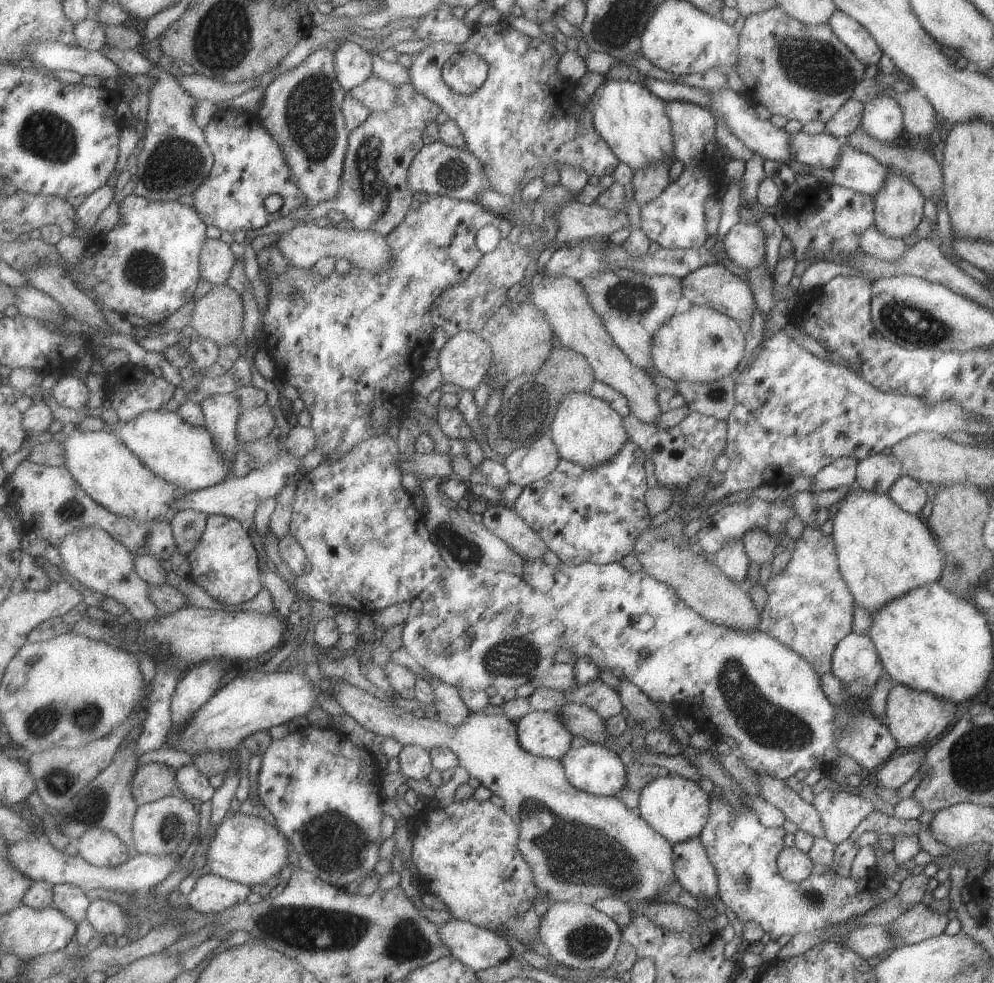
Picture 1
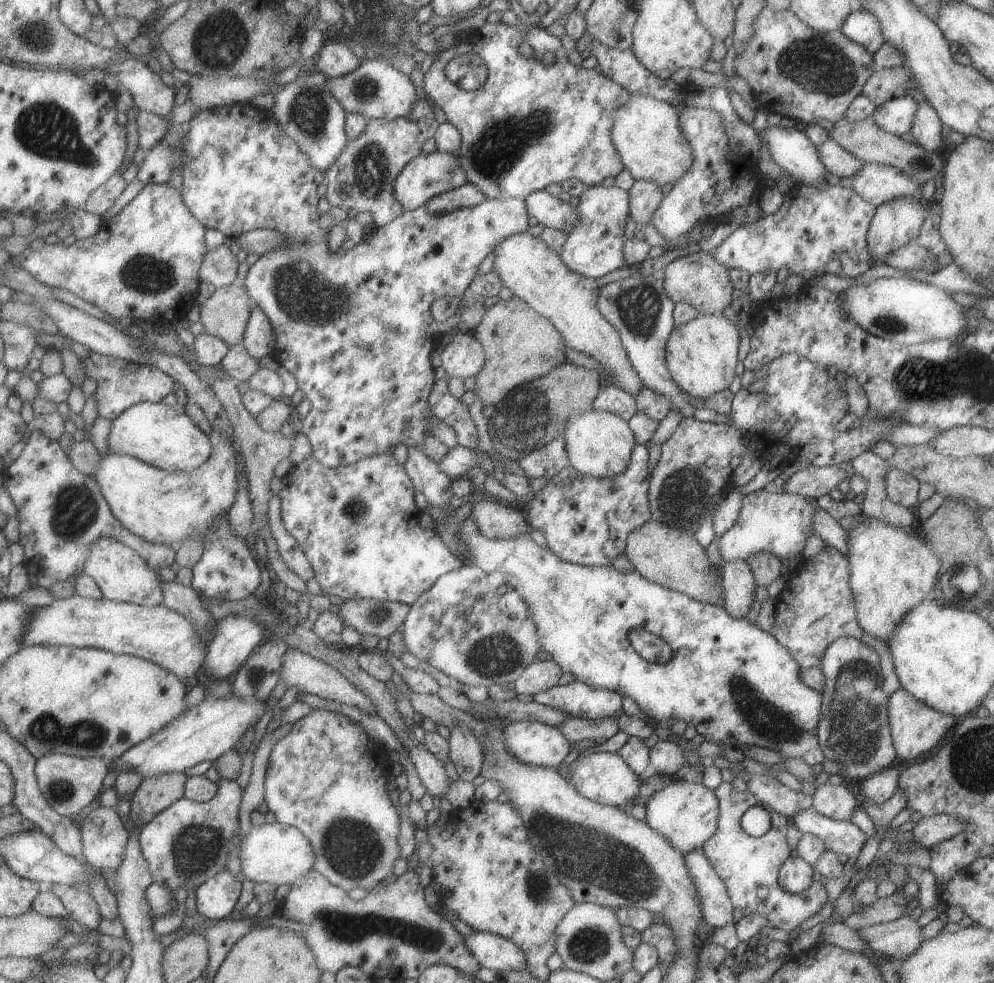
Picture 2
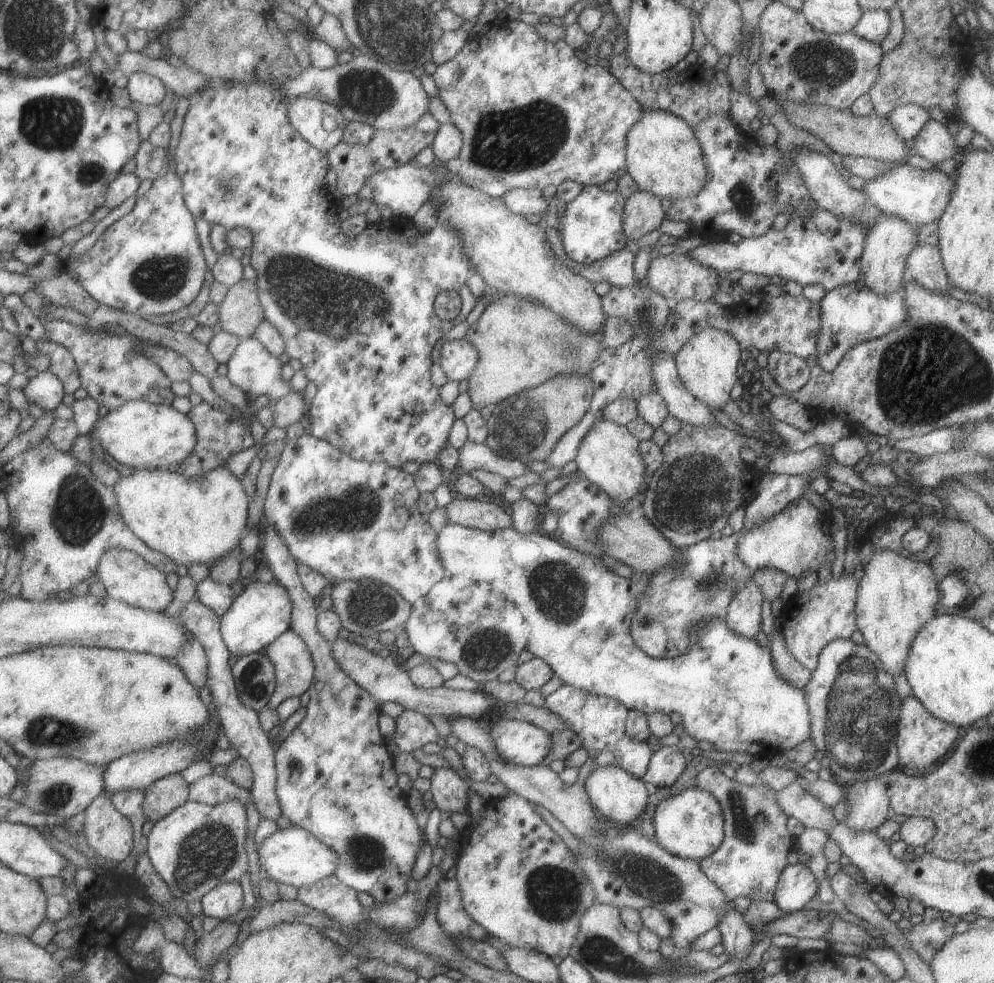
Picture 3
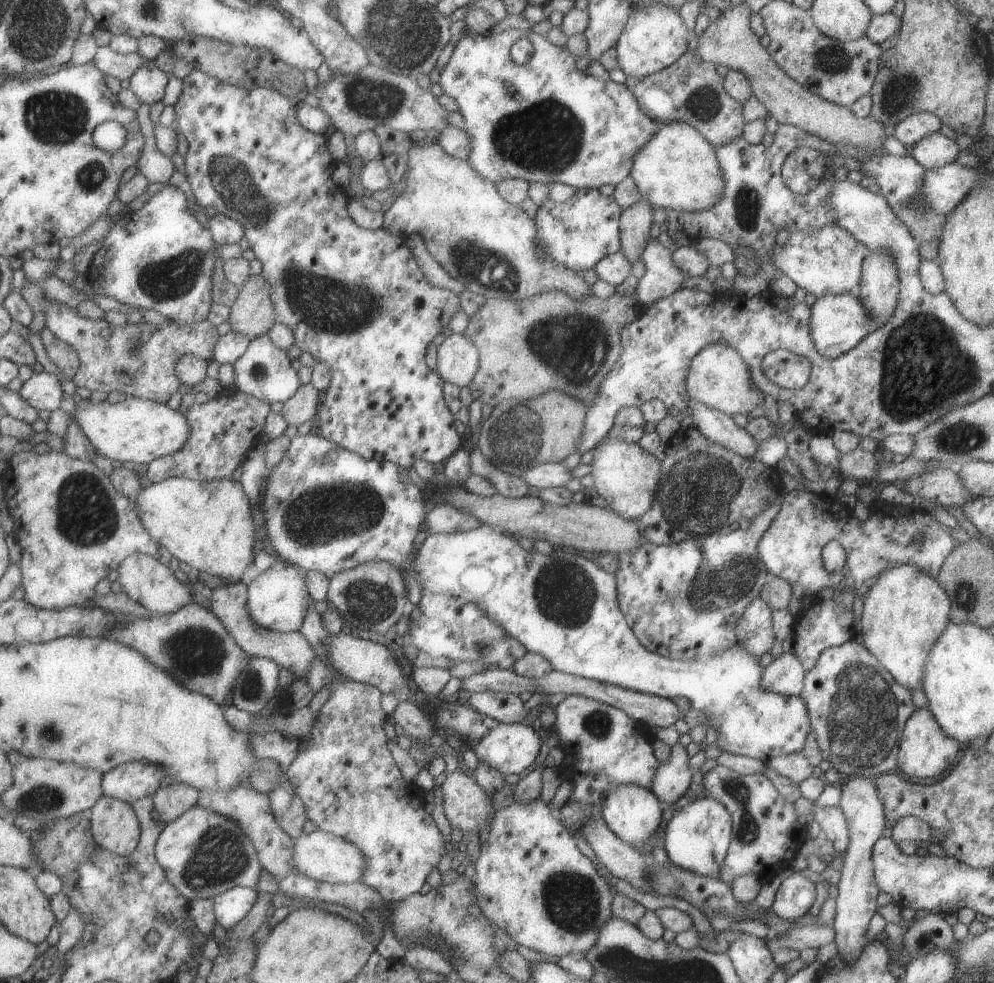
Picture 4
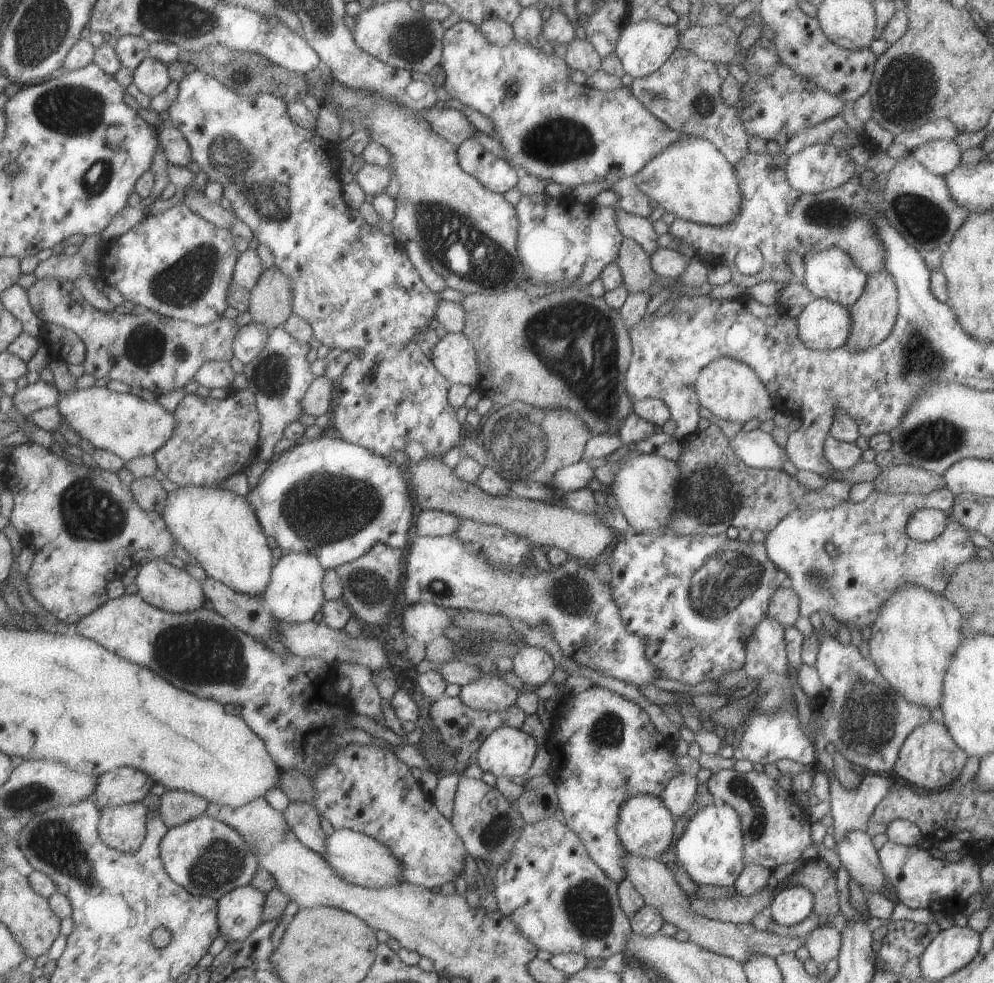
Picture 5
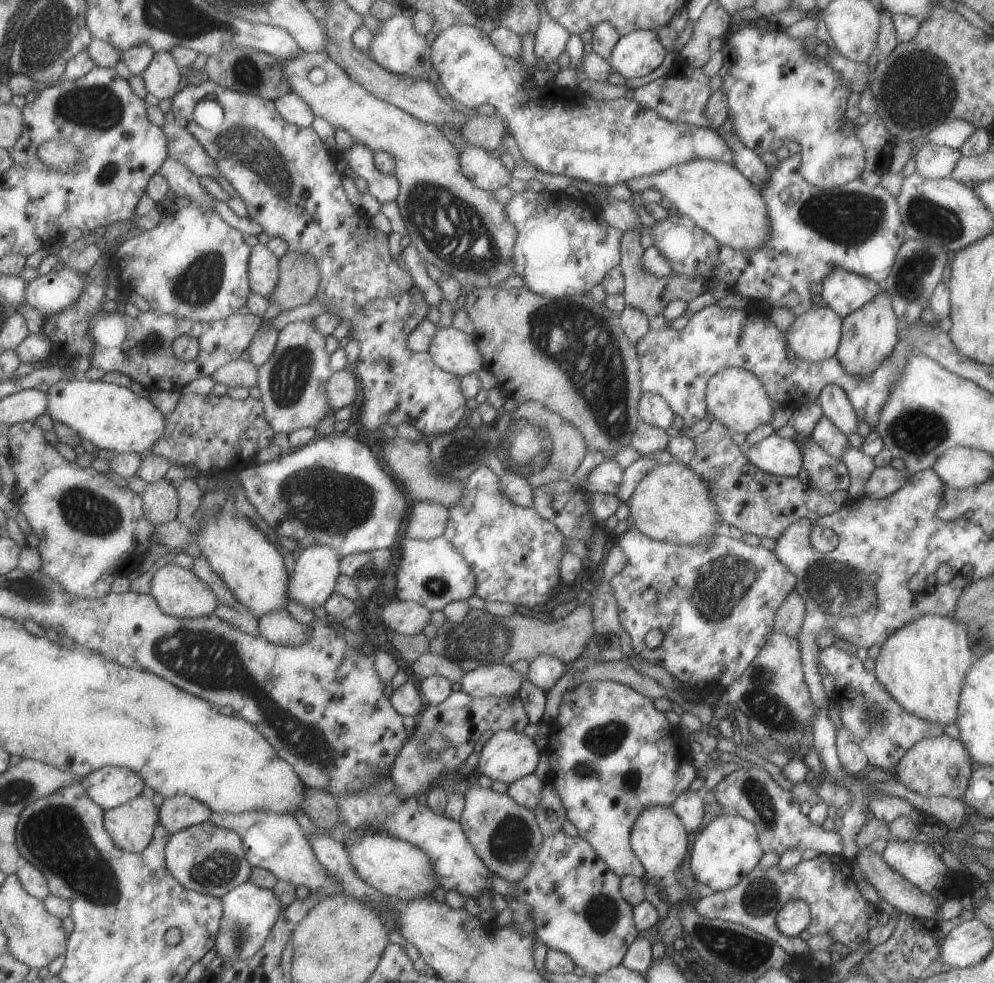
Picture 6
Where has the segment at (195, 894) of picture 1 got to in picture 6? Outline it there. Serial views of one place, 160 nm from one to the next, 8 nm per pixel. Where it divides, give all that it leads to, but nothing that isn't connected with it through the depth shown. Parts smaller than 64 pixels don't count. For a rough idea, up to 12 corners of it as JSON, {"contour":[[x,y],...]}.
{"contour":[[250,880],[225,894],[217,954],[250,959],[285,910]]}

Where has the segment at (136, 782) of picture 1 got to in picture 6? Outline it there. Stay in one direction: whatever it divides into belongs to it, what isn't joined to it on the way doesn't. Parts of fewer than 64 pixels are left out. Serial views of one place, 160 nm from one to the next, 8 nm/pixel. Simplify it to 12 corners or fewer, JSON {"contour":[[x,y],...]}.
{"contour":[[186,794],[163,800],[160,822],[174,835],[213,811]]}

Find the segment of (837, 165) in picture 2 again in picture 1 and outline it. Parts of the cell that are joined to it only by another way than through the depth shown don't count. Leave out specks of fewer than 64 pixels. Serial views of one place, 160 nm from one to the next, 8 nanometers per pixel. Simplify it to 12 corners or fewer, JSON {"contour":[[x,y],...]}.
{"contour":[[825,132],[790,134],[792,160],[832,170],[842,140]]}

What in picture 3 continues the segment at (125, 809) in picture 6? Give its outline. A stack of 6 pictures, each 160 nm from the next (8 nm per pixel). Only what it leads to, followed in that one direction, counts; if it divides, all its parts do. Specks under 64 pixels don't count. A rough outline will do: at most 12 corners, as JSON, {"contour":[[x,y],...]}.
{"contour":[[113,795],[85,810],[84,834],[115,864],[132,854],[136,832]]}

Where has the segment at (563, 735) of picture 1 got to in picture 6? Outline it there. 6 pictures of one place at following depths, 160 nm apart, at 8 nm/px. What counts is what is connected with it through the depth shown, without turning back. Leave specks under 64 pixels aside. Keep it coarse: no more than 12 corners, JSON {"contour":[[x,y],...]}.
{"contour":[[496,731],[478,772],[510,786],[537,770],[534,738]]}

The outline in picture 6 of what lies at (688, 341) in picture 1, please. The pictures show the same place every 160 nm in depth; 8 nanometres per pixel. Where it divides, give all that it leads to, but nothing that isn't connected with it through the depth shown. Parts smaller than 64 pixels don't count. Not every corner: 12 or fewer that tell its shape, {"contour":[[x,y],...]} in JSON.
{"contour":[[737,367],[706,384],[706,409],[731,434],[769,423],[764,385]]}

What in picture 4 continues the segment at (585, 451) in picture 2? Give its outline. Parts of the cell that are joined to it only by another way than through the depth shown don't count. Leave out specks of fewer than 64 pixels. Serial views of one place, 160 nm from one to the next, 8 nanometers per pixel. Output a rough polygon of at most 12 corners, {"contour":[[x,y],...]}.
{"contour":[[604,436],[593,492],[628,521],[651,508],[660,462]]}

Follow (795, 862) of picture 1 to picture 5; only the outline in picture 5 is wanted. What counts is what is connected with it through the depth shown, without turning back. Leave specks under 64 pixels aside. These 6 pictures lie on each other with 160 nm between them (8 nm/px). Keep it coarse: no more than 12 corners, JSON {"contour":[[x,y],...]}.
{"contour":[[783,887],[769,904],[772,922],[799,924],[812,912],[813,895]]}

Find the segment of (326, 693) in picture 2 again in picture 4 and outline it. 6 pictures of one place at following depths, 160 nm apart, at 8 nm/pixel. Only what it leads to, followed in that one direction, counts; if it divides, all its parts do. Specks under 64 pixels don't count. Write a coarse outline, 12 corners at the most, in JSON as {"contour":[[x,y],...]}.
{"contour":[[218,586],[208,606],[241,648],[303,679],[316,650],[301,631],[261,626],[249,586]]}

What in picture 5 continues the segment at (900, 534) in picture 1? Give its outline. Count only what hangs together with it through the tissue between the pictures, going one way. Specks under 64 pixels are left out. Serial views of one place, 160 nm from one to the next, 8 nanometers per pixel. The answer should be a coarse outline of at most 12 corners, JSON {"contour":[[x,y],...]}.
{"contour":[[904,585],[870,626],[869,657],[931,711],[962,643],[960,610]]}

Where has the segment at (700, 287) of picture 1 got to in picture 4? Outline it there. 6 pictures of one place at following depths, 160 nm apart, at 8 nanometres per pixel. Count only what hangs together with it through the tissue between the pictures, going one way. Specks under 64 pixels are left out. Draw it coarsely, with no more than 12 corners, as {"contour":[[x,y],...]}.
{"contour":[[647,240],[638,309],[672,295],[688,278],[671,251]]}

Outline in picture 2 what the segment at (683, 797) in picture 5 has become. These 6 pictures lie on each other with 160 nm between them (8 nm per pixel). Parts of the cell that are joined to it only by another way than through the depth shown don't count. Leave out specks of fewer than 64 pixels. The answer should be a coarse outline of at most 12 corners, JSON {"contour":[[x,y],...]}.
{"contour":[[658,740],[648,752],[650,768],[671,776],[685,763],[675,742]]}

